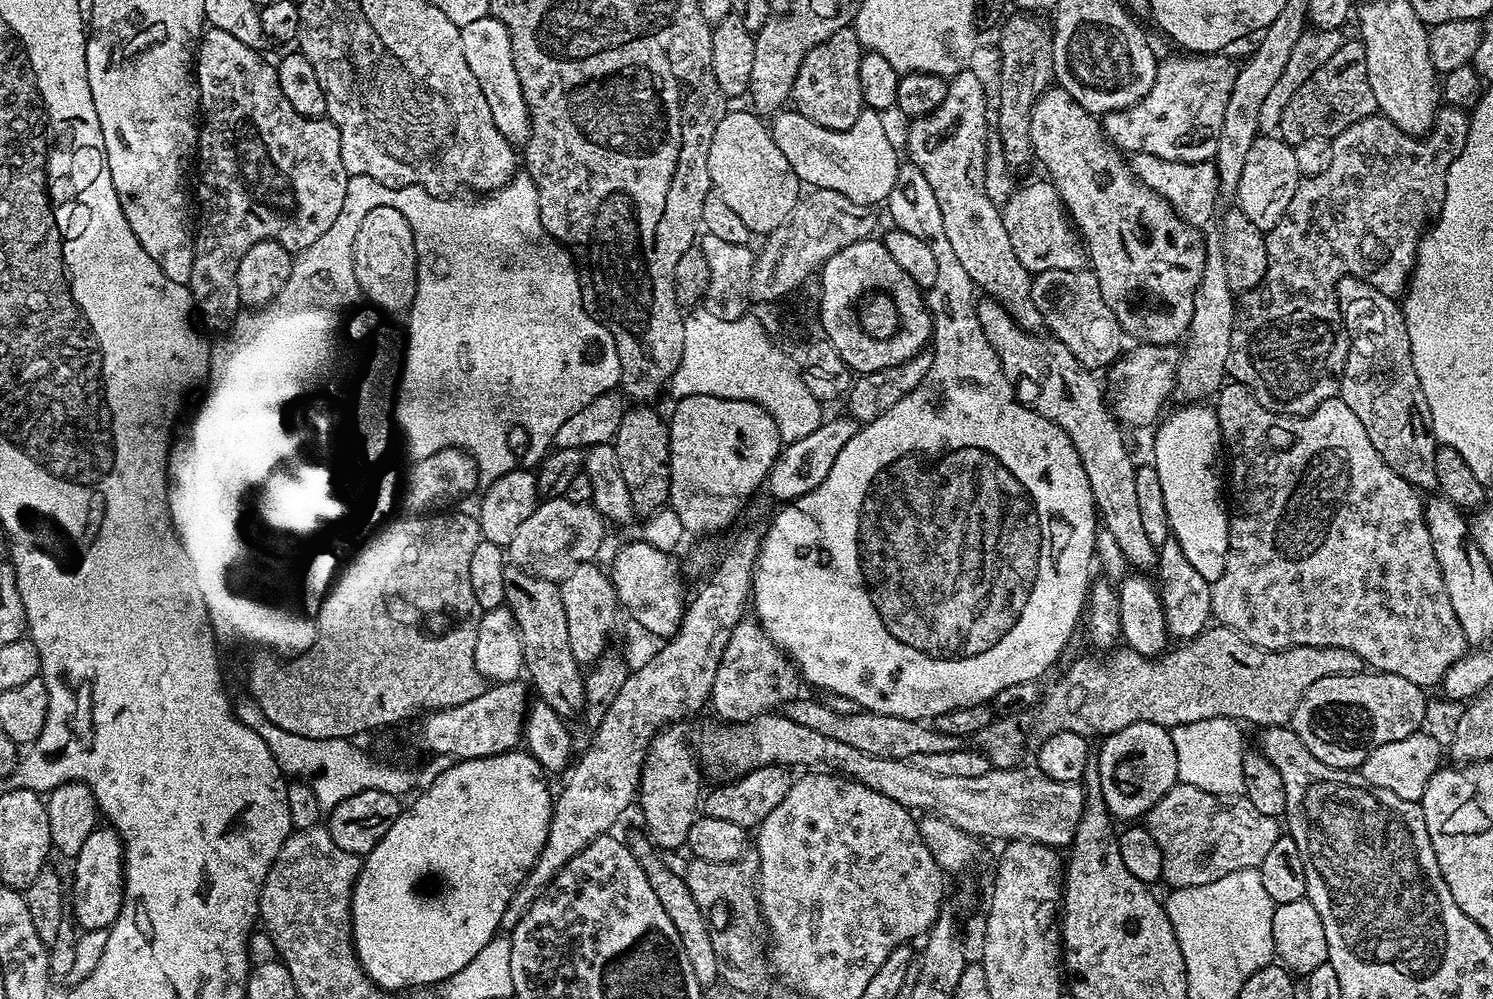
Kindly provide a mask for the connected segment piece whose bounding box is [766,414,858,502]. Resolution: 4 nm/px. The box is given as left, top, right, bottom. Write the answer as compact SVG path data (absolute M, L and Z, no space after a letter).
M841 414L837 420L825 419L820 428L814 430L814 434L802 438L797 444L784 444L768 471L766 489L768 488L772 498L780 502L783 496L786 496L791 502L800 496L805 496L810 490L822 486L826 474L830 474L830 466L834 466L834 458L838 458L842 446L846 446L846 442L850 442L850 438L854 438L857 431L857 421Z

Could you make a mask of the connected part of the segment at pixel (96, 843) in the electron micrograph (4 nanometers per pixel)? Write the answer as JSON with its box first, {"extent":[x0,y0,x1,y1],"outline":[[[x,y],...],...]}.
{"extent":[71,826,124,932],"outline":[[[98,826],[90,838],[86,838],[82,850],[78,850],[71,864],[71,919],[86,932],[111,928],[124,905],[124,845],[120,842],[120,835],[111,826]]]}

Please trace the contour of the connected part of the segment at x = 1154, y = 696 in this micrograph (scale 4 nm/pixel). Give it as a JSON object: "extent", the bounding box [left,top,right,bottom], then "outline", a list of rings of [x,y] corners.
{"extent":[1039,623,1366,738],"outline":[[[1213,623],[1195,636],[1191,642],[1184,642],[1179,645],[1180,648],[1169,651],[1159,662],[1153,662],[1149,657],[1142,656],[1127,646],[1116,646],[1107,653],[1105,660],[1099,660],[1096,656],[1088,656],[1085,660],[1076,660],[1068,668],[1064,680],[1057,682],[1052,693],[1039,703],[1040,708],[1040,733],[1041,737],[1050,734],[1058,734],[1059,732],[1073,732],[1074,734],[1082,734],[1089,738],[1103,738],[1112,736],[1118,730],[1126,730],[1126,726],[1137,724],[1138,722],[1150,722],[1157,724],[1166,729],[1177,728],[1180,724],[1189,724],[1190,722],[1198,722],[1199,720],[1209,720],[1215,716],[1223,716],[1225,718],[1237,718],[1239,721],[1250,720],[1259,726],[1284,726],[1291,721],[1292,712],[1298,705],[1300,699],[1306,694],[1306,690],[1310,690],[1310,686],[1314,686],[1314,682],[1322,682],[1322,678],[1327,676],[1354,676],[1365,671],[1366,665],[1362,658],[1358,658],[1358,654],[1354,654],[1350,650],[1342,650],[1341,648],[1319,648],[1318,646],[1298,646],[1297,648],[1281,648],[1278,652],[1272,652],[1268,648],[1259,648],[1250,642],[1246,642],[1246,638],[1242,638],[1242,634],[1238,634],[1234,630],[1230,630],[1225,624]]]}

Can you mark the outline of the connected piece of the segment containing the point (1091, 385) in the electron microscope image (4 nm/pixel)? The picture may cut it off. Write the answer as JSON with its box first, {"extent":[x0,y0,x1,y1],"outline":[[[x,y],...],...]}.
{"extent":[976,298,1158,570],"outline":[[[984,298],[976,308],[976,320],[980,323],[978,331],[982,339],[996,352],[1001,368],[1009,374],[1025,372],[1032,379],[1036,387],[1036,411],[1058,425],[1070,438],[1074,450],[1078,450],[1092,497],[1096,499],[1099,519],[1103,527],[1114,534],[1126,564],[1136,570],[1151,569],[1156,563],[1158,548],[1146,538],[1146,529],[1138,514],[1138,498],[1135,498],[1136,468],[1127,450],[1120,445],[1121,427],[1114,421],[1105,397],[1104,400],[1100,397],[1101,381],[1099,384],[1092,377],[1095,375],[1084,368],[1060,340],[1021,328],[999,300]]]}

